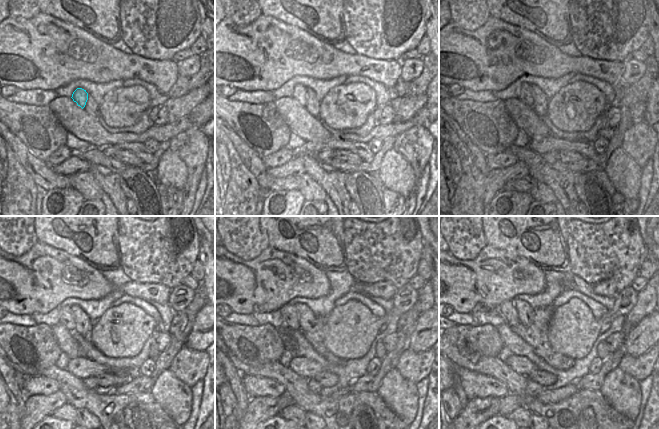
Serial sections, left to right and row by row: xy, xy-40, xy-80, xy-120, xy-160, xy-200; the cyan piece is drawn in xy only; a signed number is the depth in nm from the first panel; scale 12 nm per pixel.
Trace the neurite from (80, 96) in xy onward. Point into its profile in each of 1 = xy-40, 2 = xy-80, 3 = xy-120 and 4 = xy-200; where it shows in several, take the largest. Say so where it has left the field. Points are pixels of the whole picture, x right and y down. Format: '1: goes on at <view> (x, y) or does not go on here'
1: goes on at xy-40 (300, 93)
2: goes on at xy-80 (525, 96)
3: goes on at xy-120 (66, 315)
4: goes on at xy-200 (507, 310)

